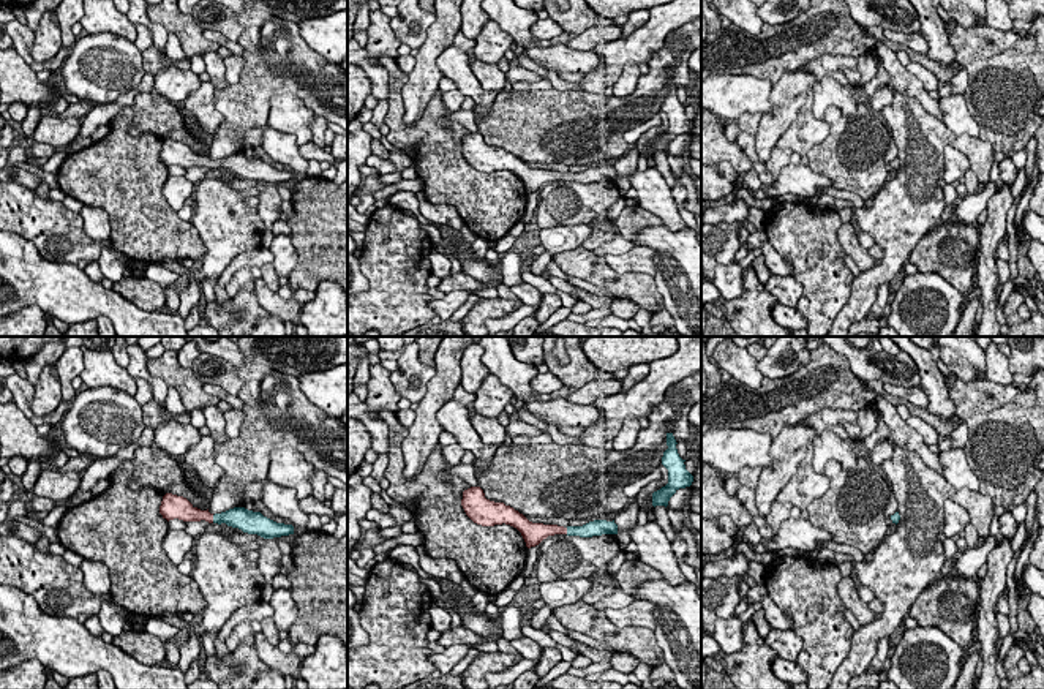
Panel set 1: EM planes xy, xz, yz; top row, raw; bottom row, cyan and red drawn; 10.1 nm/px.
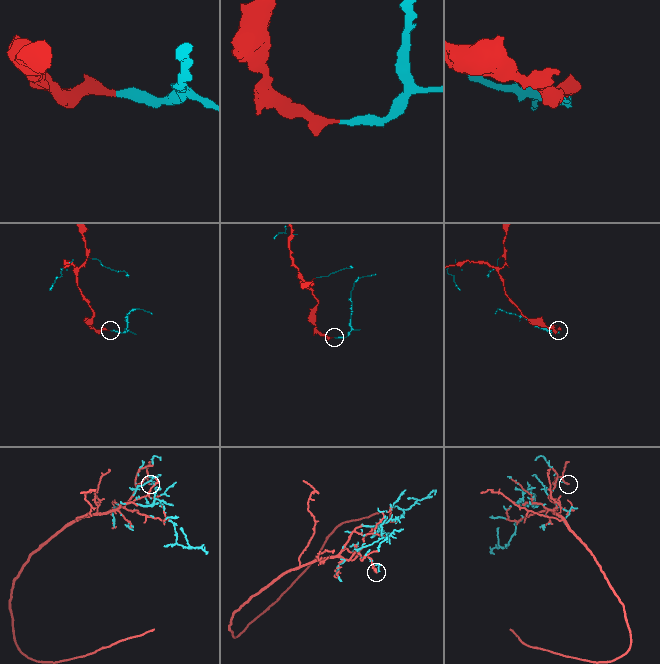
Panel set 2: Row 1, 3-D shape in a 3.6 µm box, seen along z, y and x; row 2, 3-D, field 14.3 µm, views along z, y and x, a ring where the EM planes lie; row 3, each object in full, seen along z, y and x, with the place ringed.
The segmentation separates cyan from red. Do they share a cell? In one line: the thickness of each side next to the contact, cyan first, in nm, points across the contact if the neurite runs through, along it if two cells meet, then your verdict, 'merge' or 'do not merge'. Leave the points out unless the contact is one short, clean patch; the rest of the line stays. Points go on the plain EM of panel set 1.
220 nm thick on the cyan side, 160 nm on the other; merge

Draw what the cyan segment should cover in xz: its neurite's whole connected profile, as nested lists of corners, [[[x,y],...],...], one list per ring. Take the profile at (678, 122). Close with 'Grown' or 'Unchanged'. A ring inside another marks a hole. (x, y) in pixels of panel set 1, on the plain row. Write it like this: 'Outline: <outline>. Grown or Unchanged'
Outline: [[[667,79],[668,95],[663,98],[662,111],[668,115],[668,130],[652,139],[652,152],[668,152],[670,144],[679,136],[690,133],[693,122],[685,115],[685,111],[676,95],[673,79]]]. Unchanged

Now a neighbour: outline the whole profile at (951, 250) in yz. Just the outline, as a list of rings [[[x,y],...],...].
[[[954,218],[948,223],[940,221],[918,242],[908,262],[921,273],[933,272],[943,277],[965,294],[973,288],[979,262],[979,228],[957,223]]]

